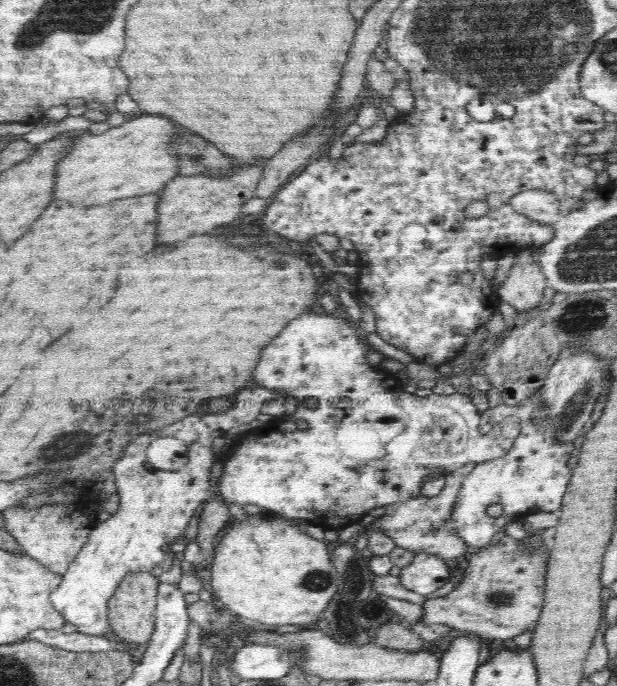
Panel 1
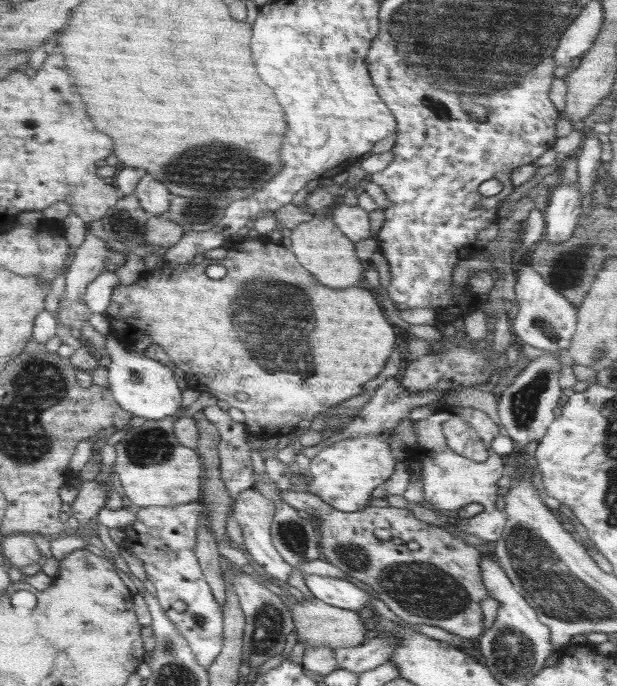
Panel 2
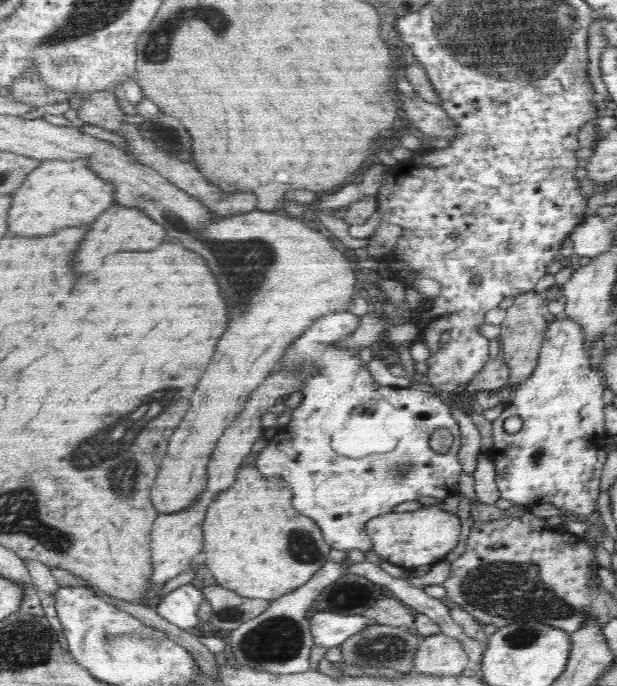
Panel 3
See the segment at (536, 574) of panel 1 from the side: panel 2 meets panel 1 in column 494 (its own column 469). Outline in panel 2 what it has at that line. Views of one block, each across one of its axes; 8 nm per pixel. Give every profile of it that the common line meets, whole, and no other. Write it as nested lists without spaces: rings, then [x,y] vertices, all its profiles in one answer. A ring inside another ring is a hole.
[[[293,488],[288,491],[279,490],[279,493],[283,501],[297,508],[303,515],[313,514],[317,520],[321,558],[346,573],[350,578],[356,578],[368,584],[398,618],[412,626],[421,624],[438,626],[438,628],[444,628],[454,635],[467,639],[479,639],[485,632],[485,617],[480,602],[489,598],[489,592],[483,585],[479,567],[482,553],[476,549],[476,546],[469,545],[464,538],[446,531],[444,527],[419,520],[414,517],[410,508],[396,508],[390,505],[386,507],[368,506],[356,512],[340,512],[326,504],[319,496],[308,491]],[[378,528],[390,530],[391,539],[386,541],[378,539],[374,534]],[[411,540],[420,544],[418,550],[410,550],[406,547],[406,543]]]

